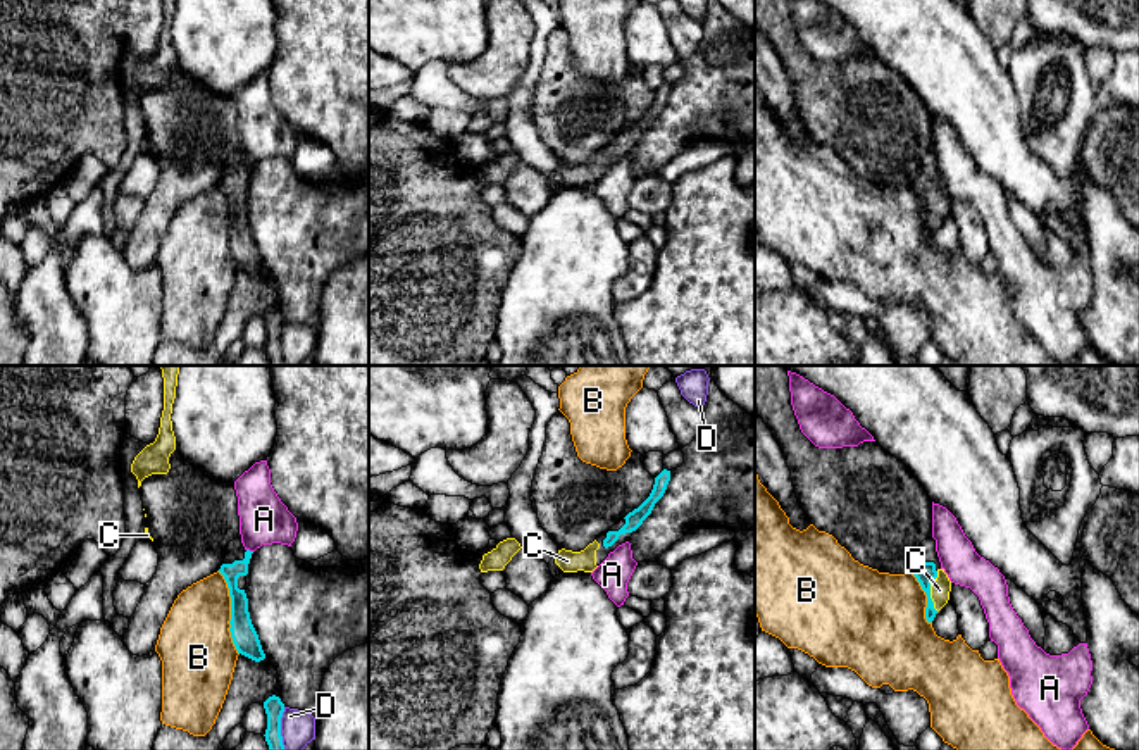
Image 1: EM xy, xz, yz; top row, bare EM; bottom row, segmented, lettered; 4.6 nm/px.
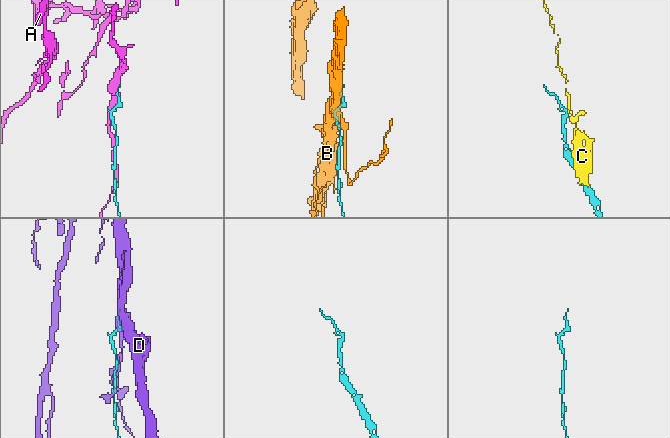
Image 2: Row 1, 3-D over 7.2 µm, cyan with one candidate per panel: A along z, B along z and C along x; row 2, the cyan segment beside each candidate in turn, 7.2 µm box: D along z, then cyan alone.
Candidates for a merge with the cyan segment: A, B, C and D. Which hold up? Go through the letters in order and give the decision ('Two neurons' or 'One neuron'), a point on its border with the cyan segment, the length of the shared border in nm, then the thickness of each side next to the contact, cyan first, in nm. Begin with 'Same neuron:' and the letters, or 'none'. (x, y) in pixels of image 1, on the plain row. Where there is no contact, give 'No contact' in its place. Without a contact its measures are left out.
Same neuron: C
A: Two neurons. Touches cyan at xy (248, 164). Shared border 40 nm. Thickness 80 nm (cyan) against 240 nm
B: Two neurons. Touches cyan at xy (231, 226). Shared border 400 nm. Thickness 120 nm (cyan) against 340 nm
C: One neuron. Touches cyan at yz (929, 206). Shared border 190 nm. Thickness 100 nm (cyan) against 100 nm
D: Two neurons. Touches cyan at xy (280, 343). Shared border 200 nm. Thickness 90 nm (cyan) against 160 nm

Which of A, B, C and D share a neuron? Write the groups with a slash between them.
A / B / C / D

